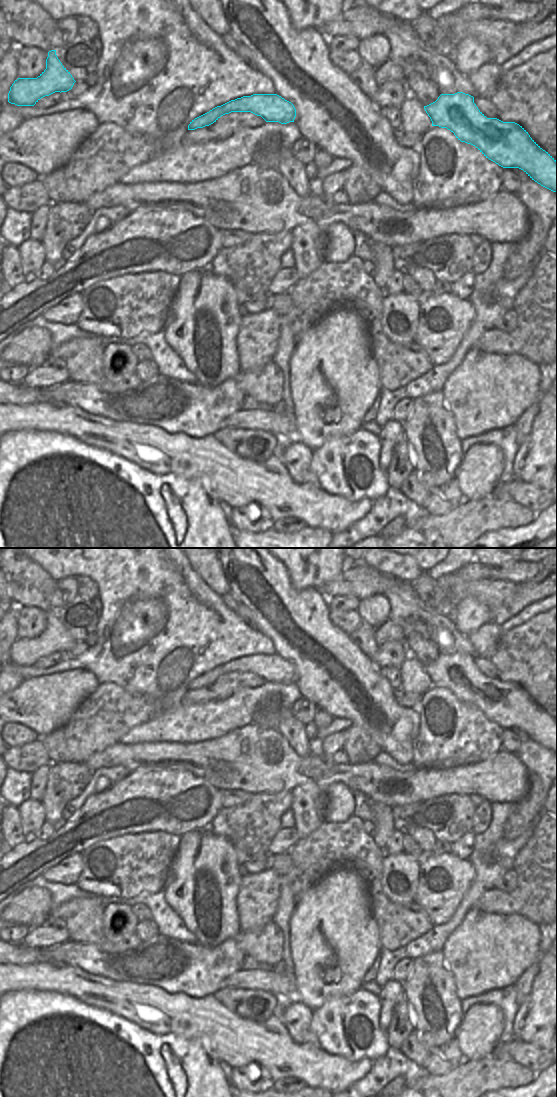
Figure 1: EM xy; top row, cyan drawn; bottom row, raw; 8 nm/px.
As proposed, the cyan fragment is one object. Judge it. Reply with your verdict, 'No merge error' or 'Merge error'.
No merge error.

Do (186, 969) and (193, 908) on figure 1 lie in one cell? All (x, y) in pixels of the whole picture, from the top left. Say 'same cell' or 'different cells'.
different cells

